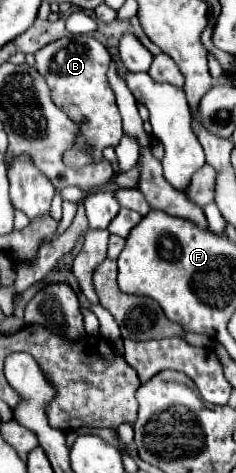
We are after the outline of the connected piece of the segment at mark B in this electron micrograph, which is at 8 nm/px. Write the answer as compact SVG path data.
M88 34L60 38L36 54L36 70L44 76L52 102L80 128L72 148L64 152L64 162L72 168L100 162L104 158L102 150L108 146L116 148L122 138L122 118L114 102L114 92L106 82L108 64L110 54L106 46Z

